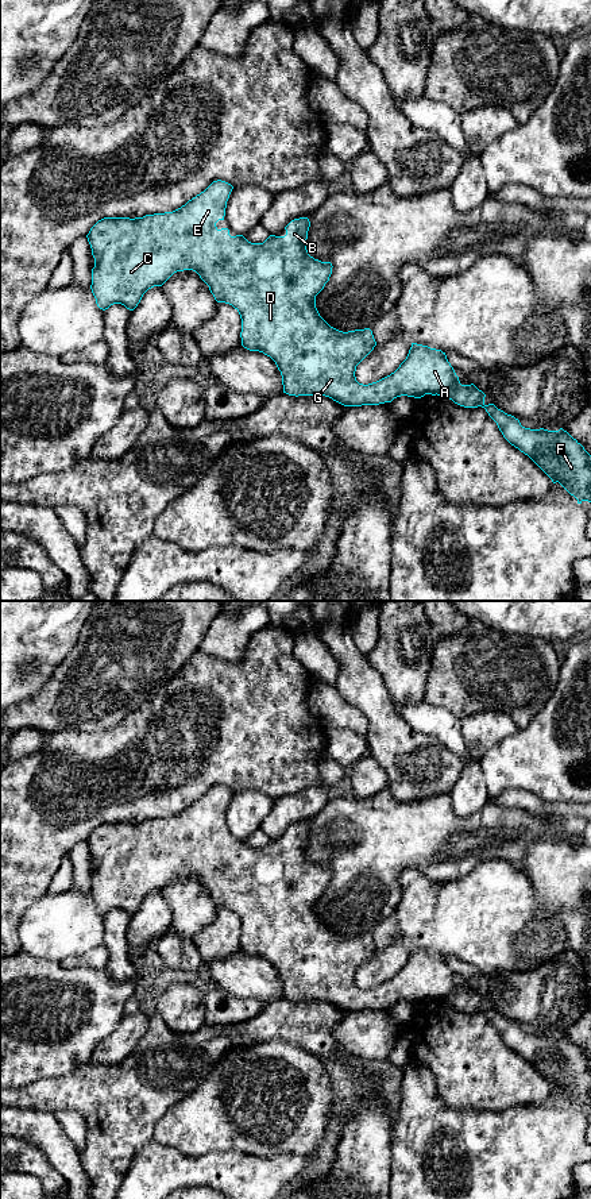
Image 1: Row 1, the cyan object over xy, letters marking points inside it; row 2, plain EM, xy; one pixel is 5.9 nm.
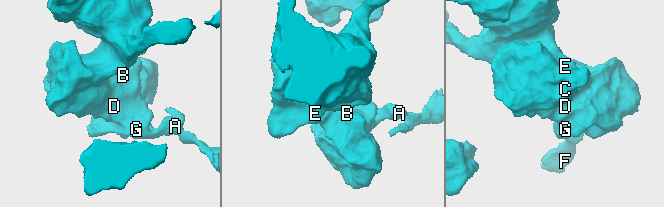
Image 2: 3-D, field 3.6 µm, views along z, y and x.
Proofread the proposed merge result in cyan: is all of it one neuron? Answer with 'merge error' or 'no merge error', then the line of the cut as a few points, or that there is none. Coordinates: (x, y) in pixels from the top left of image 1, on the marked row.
merge error; cut xy (459, 381), (445, 394)

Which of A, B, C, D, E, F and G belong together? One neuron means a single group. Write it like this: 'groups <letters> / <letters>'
groups A B C D E G / F

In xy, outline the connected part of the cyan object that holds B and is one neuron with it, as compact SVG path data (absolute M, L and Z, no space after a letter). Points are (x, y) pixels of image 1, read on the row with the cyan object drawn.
M217 180L213 181L204 192L189 200L185 205L181 208L173 211L173 212L165 212L165 213L154 213L154 215L146 215L143 217L104 217L98 220L89 231L86 235L88 242L92 248L92 255L94 258L94 267L92 269L92 293L96 298L96 304L100 309L105 311L113 304L121 304L127 309L134 311L138 304L140 302L143 294L154 288L154 286L162 286L174 273L177 271L184 271L184 270L193 270L196 271L200 278L209 286L210 293L213 294L215 300L217 302L225 302L232 305L240 315L242 319L242 346L250 351L259 351L263 352L264 355L270 356L278 370L281 371L282 375L282 385L283 385L283 393L289 396L325 396L332 398L333 401L344 405L344 406L362 406L362 405L379 405L385 402L391 402L394 398L401 397L401 396L407 396L407 397L414 397L414 398L421 398L425 394L432 394L432 396L447 396L447 393L456 386L460 381L459 377L456 375L453 367L447 359L445 352L441 350L430 348L428 346L412 343L412 347L409 350L409 354L406 359L399 365L399 367L391 373L390 375L368 383L363 385L356 381L355 371L356 366L374 350L376 346L376 342L374 339L372 331L370 328L364 329L355 329L355 331L348 331L343 332L339 331L333 327L331 327L318 313L316 308L316 296L324 289L325 284L329 281L329 277L332 274L332 263L331 262L321 262L318 259L314 259L313 257L309 255L306 250L306 239L308 239L308 231L310 227L310 221L308 217L300 217L291 220L286 227L286 235L285 236L275 236L270 235L263 243L251 243L248 242L243 235L236 235L231 236L228 228L221 228L219 230L216 227L216 223L219 220L224 220L225 216L225 208L227 208L227 201L229 198L229 194L232 192L233 186L225 181Z

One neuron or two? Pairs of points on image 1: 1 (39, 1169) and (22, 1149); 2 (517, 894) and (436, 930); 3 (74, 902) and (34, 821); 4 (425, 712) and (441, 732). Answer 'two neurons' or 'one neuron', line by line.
1: one neuron
2: one neuron
3: two neurons
4: one neuron

